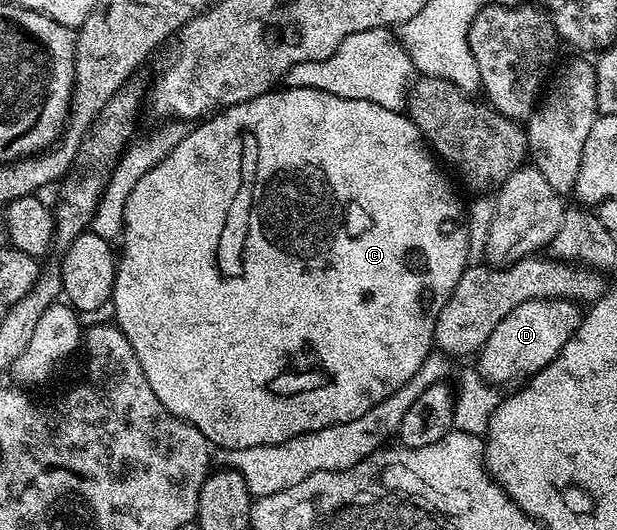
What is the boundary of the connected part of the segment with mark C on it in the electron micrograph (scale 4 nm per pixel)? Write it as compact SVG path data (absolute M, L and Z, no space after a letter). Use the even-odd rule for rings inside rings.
M294 86L274 88L246 102L224 107L212 116L198 121L194 126L197 127L194 130L190 129L185 138L179 140L177 147L162 162L152 166L143 176L143 180L135 184L131 196L127 196L127 209L123 212L125 229L123 241L120 243L121 250L119 246L111 310L117 313L116 325L121 327L123 336L131 340L131 348L135 348L135 356L139 356L139 364L143 364L143 376L147 376L147 384L151 384L151 392L159 396L161 403L174 416L199 428L199 432L203 432L205 439L214 447L221 446L222 451L279 444L283 440L291 440L295 436L315 432L319 428L331 428L335 424L347 424L351 420L359 420L363 412L371 412L371 408L387 400L391 392L399 392L399 388L403 388L403 384L407 384L407 380L411 380L411 376L415 376L415 372L423 368L423 360L427 360L427 356L434 353L435 320L439 320L439 312L443 312L443 304L447 304L451 292L455 292L455 284L459 284L459 276L463 276L466 266L469 265L467 244L469 219L466 207L463 202L461 206L452 184L445 179L444 172L437 170L438 163L435 161L432 149L427 145L416 124L409 119L408 113L391 108L379 108L379 104L371 104L367 100L347 100L343 96L331 96L315 88Z

